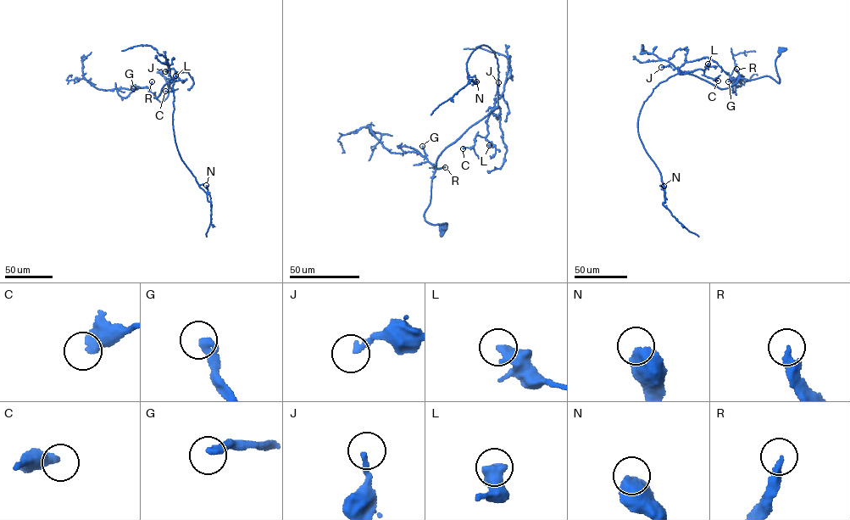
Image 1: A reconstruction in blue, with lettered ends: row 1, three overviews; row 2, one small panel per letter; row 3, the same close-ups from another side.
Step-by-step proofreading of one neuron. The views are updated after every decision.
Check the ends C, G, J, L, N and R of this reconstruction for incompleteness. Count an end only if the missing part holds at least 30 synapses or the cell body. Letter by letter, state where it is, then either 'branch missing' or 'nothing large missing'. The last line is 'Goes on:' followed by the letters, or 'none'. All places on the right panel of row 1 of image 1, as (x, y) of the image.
C: (718, 81) | nothing large missing
G: (728, 81) | branch missing
J: (661, 67) | nothing large missing
L: (708, 64) | nothing large missing
N: (663, 186) | nothing large missing
R: (736, 69) | branch missing
Goes on: G, R

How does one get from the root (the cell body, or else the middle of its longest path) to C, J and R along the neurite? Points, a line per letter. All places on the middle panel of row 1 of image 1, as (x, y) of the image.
C: (443, 228), (446, 223), (424, 216), (439, 156), (498, 107), (486, 121), (488, 134), (463, 148)
J: (443, 228), (446, 223), (431, 224), (424, 216), (436, 164), (447, 146), (498, 107), (498, 82)
R: (443, 228), (446, 228), (446, 223), (431, 224), (424, 215), (430, 203), (433, 174), (436, 169), (445, 167)

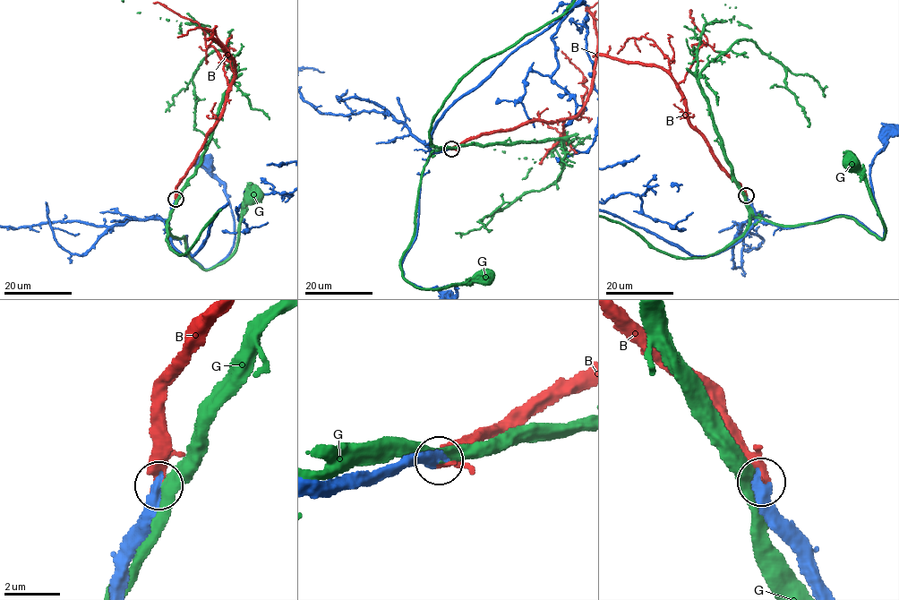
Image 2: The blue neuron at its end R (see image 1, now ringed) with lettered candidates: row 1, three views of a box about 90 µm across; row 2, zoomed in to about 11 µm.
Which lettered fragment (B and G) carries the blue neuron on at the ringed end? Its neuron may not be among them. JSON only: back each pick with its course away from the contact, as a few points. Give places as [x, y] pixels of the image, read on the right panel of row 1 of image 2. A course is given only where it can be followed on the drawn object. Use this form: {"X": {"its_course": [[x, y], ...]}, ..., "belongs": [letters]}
{"belongs": ["B"]}

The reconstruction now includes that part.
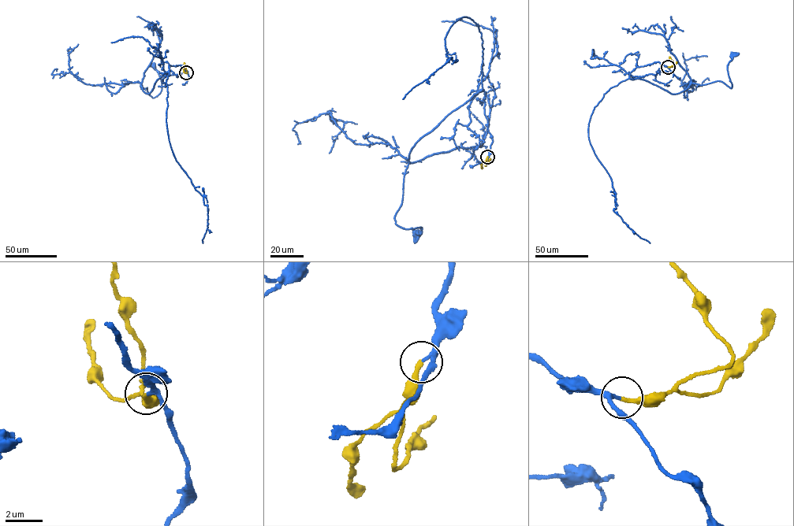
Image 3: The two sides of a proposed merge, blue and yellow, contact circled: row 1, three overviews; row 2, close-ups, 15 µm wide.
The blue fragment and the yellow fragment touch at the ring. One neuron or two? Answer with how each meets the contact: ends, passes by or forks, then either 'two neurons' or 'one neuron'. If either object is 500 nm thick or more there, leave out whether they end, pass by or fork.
blue passes by | yellow ends | one neuron

